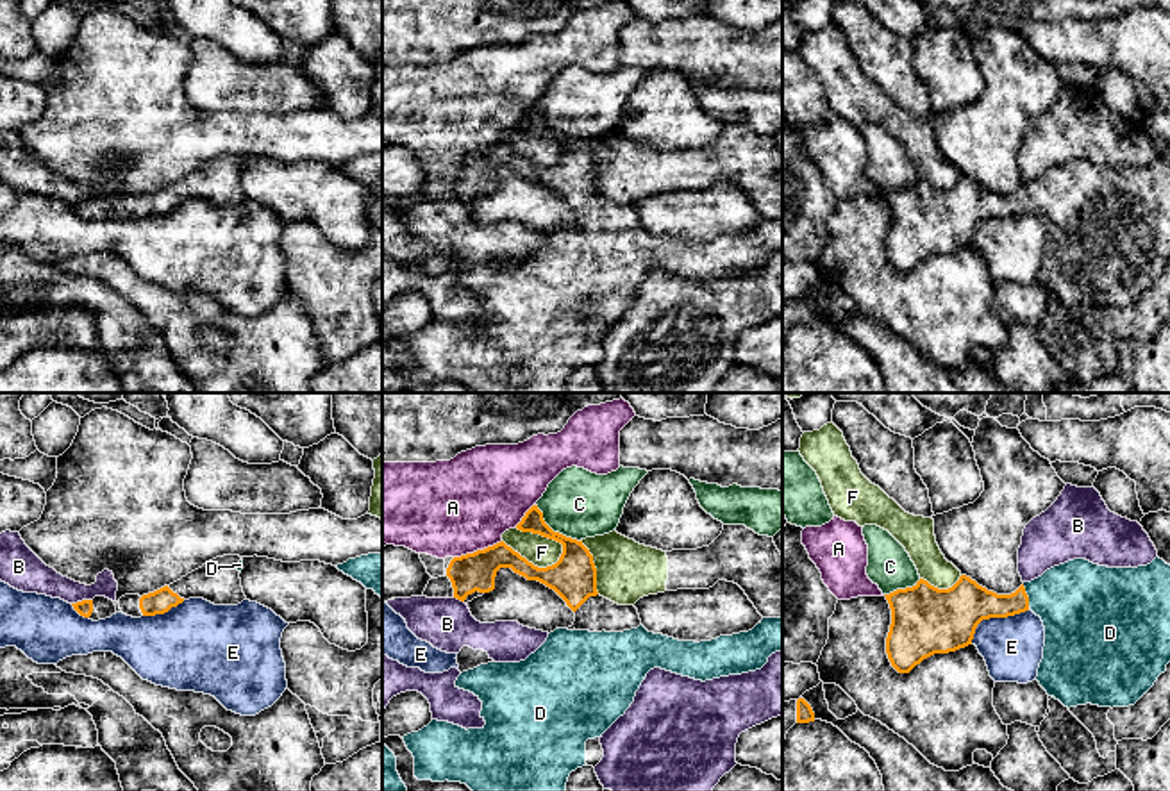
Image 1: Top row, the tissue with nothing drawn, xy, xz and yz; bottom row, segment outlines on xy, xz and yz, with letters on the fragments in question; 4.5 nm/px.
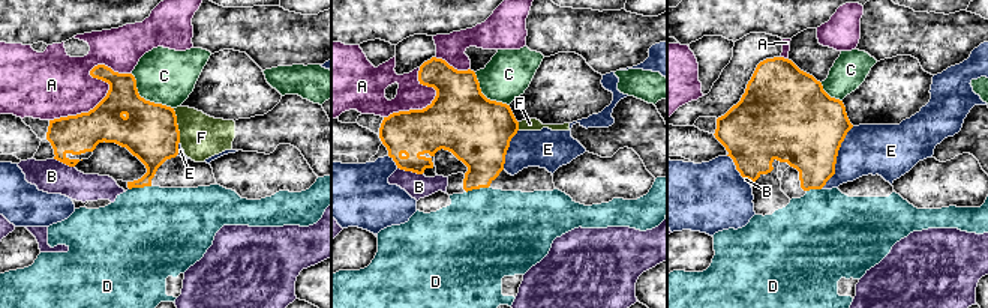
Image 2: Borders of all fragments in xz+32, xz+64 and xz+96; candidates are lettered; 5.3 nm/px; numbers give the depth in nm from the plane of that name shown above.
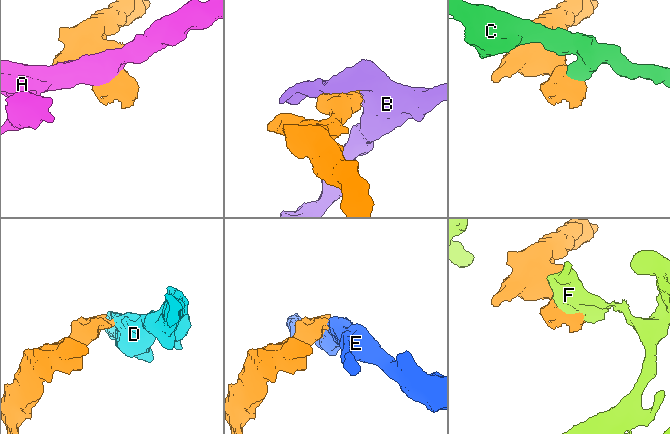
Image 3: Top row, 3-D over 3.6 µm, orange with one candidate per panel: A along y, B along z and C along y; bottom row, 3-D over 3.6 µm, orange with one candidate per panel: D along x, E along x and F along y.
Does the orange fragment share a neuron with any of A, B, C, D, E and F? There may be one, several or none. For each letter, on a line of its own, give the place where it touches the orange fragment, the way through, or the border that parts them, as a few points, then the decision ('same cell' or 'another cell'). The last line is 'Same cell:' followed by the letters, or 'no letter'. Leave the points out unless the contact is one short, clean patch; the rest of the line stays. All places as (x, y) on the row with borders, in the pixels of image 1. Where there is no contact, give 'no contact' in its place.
A: contact xz (477, 550); border xz (501, 540), (454, 557); another cell
B: contact xy (83, 600); another cell
C: contact xz (552, 531); border xz (536, 504), (542, 518), (554, 531), (579, 541); another cell
D: contact yz (1026, 595); way yz (972, 604), (1015, 604), (1026, 595), (1079, 602); same cell
E: contact yz (994, 616); another cell
F: contact xz (533, 565); another cell
Same cell: D

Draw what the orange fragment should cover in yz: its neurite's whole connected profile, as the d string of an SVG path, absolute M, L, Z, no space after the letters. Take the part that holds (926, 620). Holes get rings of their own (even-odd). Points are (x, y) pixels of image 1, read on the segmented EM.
M1156 557L1147 566L1107 568L1074 559L1024 582L1011 595L997 595L966 575L949 589L920 579L913 587L884 595L891 609L886 654L898 673L909 673L934 654L972 645L977 625L1032 611L1045 627L1043 659L1036 680L1065 707L1134 705L1170 662L1170 564Z

